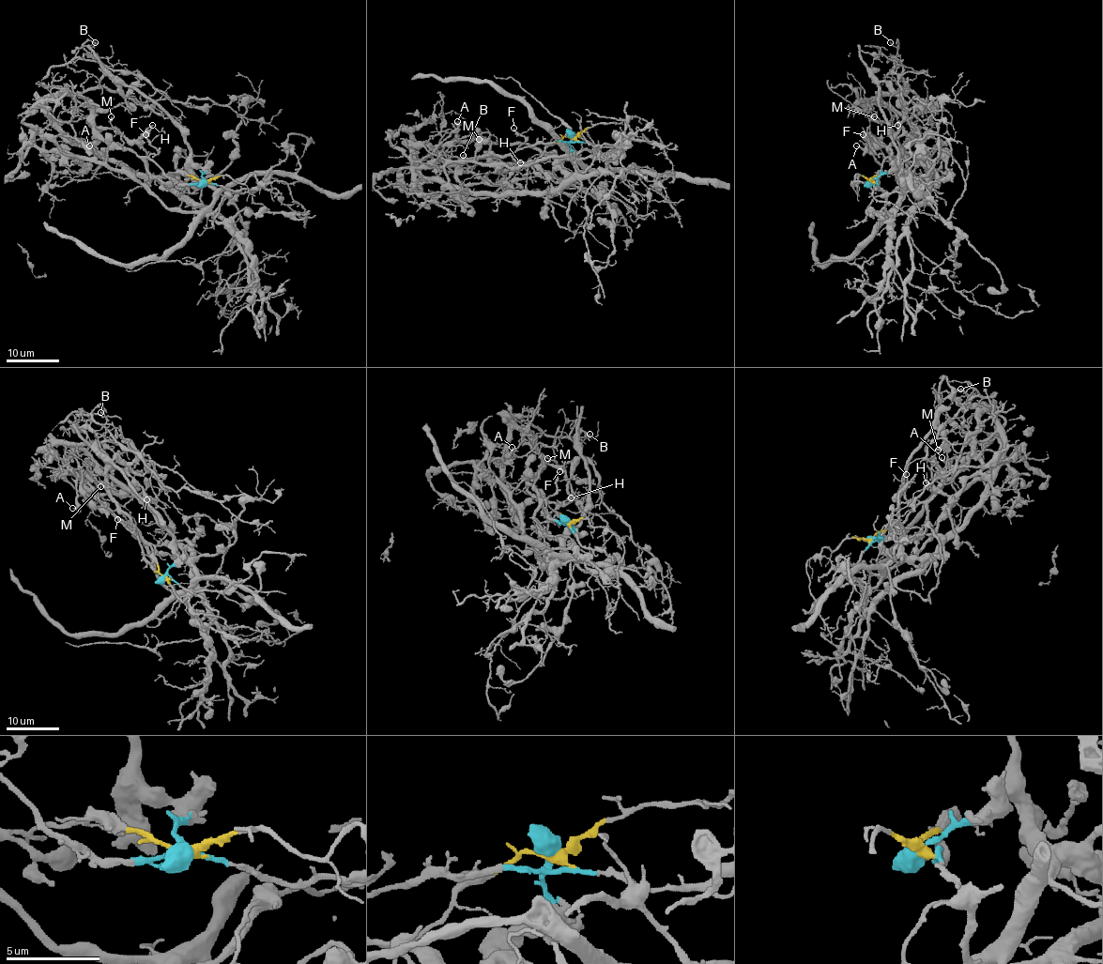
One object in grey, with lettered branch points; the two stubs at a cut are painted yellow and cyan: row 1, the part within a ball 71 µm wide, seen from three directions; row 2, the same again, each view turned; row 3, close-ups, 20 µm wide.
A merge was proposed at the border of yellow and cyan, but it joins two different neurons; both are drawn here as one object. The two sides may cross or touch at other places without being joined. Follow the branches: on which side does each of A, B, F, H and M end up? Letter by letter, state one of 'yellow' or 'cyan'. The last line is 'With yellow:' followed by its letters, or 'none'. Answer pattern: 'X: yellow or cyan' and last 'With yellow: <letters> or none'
A: cyan
B: cyan
F: cyan
H: cyan
M: cyan
With yellow: none

